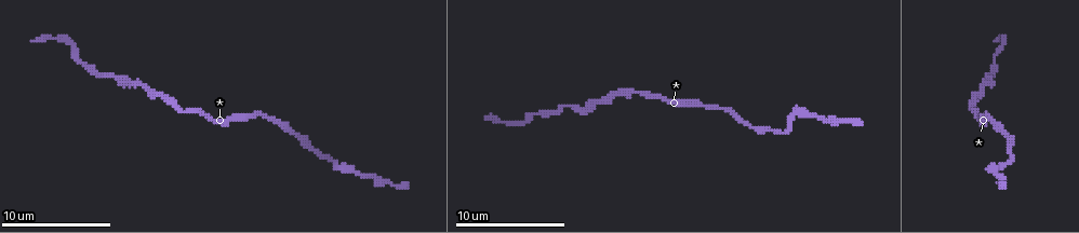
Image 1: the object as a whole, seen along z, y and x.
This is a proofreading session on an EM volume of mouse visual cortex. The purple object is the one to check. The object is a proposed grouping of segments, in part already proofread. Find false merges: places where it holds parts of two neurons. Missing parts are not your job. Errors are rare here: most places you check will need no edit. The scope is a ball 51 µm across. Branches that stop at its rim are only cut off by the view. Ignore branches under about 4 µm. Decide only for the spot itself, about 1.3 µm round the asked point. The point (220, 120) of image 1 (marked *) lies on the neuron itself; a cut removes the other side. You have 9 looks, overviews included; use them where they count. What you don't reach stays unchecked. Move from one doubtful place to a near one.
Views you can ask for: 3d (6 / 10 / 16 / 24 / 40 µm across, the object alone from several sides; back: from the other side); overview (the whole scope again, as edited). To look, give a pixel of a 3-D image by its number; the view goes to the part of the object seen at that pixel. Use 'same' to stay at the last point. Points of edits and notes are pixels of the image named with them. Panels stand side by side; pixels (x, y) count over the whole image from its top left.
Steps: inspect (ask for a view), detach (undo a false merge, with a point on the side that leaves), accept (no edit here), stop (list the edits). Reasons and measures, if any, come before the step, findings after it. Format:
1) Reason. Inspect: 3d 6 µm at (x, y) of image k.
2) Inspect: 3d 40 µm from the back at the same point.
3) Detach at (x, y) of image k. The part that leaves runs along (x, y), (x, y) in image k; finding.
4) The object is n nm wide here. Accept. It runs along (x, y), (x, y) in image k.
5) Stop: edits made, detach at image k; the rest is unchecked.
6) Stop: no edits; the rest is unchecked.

Narrows sharply. Inspect: 3d 10 µm at (292, 133) of image 1.

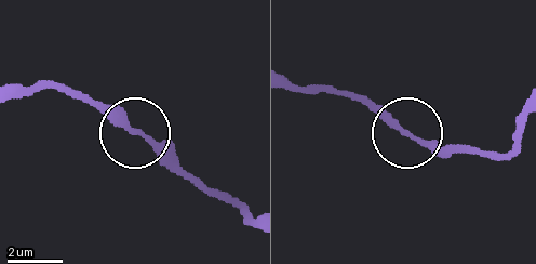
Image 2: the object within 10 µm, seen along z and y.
From behind. Inspect: 3d 10 µm from the back at (409, 132) of image 2.

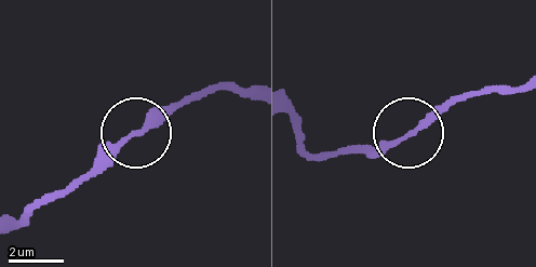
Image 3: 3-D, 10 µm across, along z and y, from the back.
Accept. It runs along (525, 85), (449, 99), (392, 142), (360, 150) in image 3; continuous, no second neuron.

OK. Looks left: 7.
Sudden change in width. Inspect: 3d 16 µm at (707, 105) of image 1.

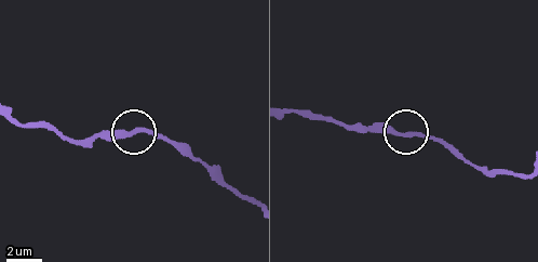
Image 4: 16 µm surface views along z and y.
The object is 270 nm wide here. Accept. It runs along (353, 129), (387, 129), (442, 138) in image 4; continuous, no second neuron.

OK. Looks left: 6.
A narrow waist. Inspect: 3d 10 µm at (636, 91) of image 1.

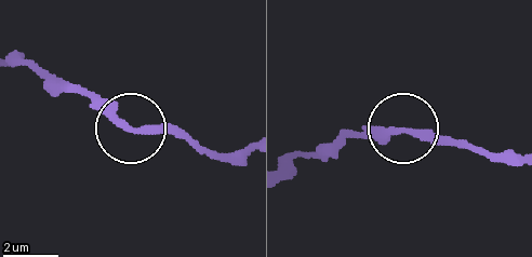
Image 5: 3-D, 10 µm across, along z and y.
The object is 250 nm wide here. Accept. It runs along (225, 152), (164, 132), (122, 130), (76, 85) in image 5; continuous, no second neuron.

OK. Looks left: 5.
Sudden change in width. Inspect: 3d 10 µm at (576, 109) of image 1.

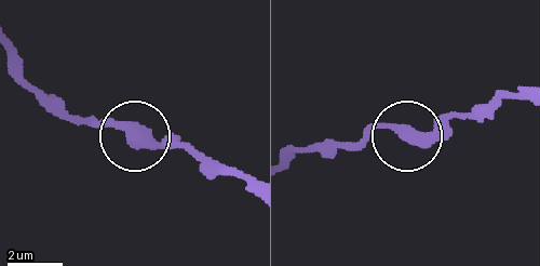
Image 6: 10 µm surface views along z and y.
The object is 410 nm wide here. Accept. It runs along (523, 92), (418, 134), (376, 127), (348, 141), (323, 141) in image 6; continuous, no second neuron.

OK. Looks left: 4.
Stop: no edits; the rest is unchecked.

